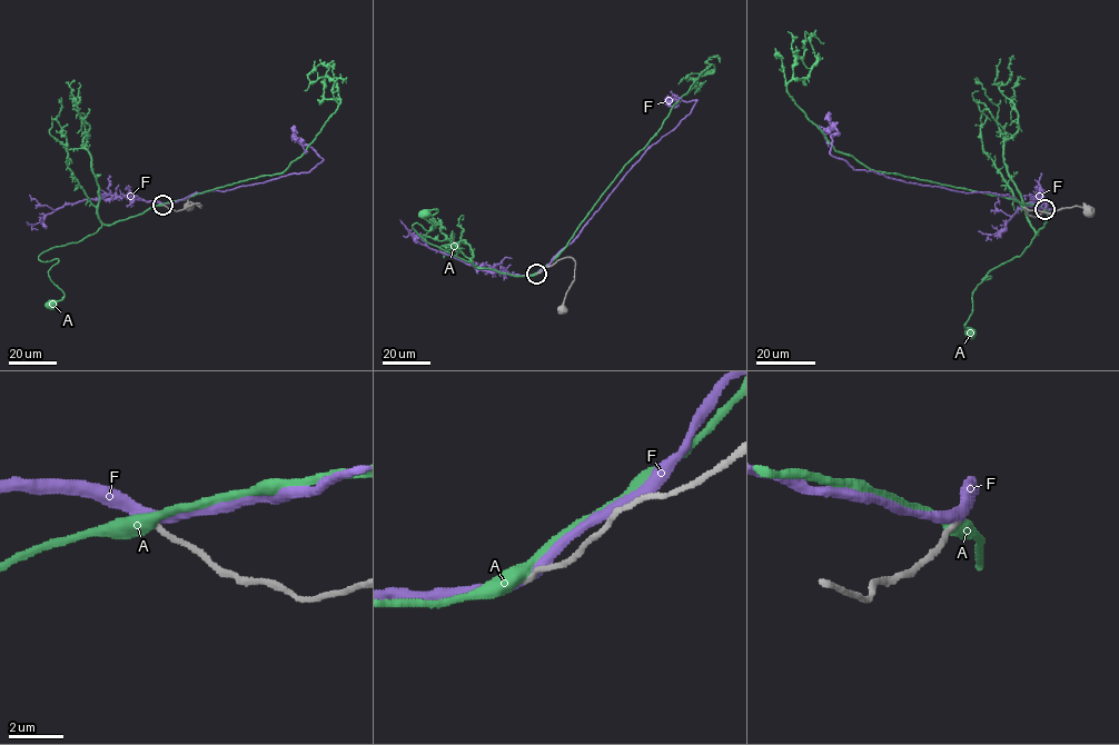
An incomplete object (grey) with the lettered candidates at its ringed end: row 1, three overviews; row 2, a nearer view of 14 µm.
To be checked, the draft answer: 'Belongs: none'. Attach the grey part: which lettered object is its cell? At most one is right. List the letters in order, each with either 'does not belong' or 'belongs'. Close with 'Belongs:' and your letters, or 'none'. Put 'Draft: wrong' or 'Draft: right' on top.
Draft: wrong
A: does not belong
F: belongs
Belongs: F

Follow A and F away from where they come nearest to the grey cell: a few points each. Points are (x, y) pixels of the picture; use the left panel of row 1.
A: (162, 205), (41, 252), (41, 261), (58, 259), (48, 274), (63, 295), (51, 305)
F: (162, 204), (196, 192), (225, 191), (309, 172), (323, 159), (294, 138), (306, 154)

